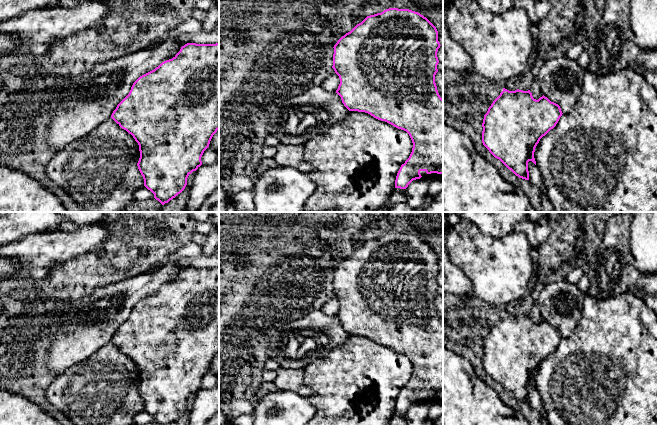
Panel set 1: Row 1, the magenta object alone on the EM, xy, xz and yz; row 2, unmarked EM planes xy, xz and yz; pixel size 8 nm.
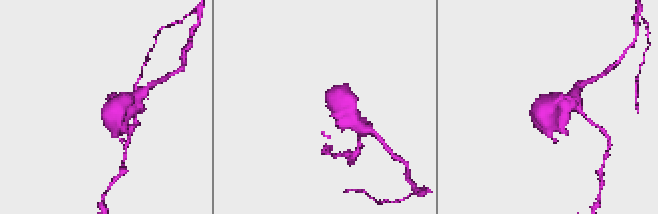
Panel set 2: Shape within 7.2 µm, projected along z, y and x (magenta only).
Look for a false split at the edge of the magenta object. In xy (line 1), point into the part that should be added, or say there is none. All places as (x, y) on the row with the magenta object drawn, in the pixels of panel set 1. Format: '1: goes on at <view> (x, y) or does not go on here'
1: does not go on here

